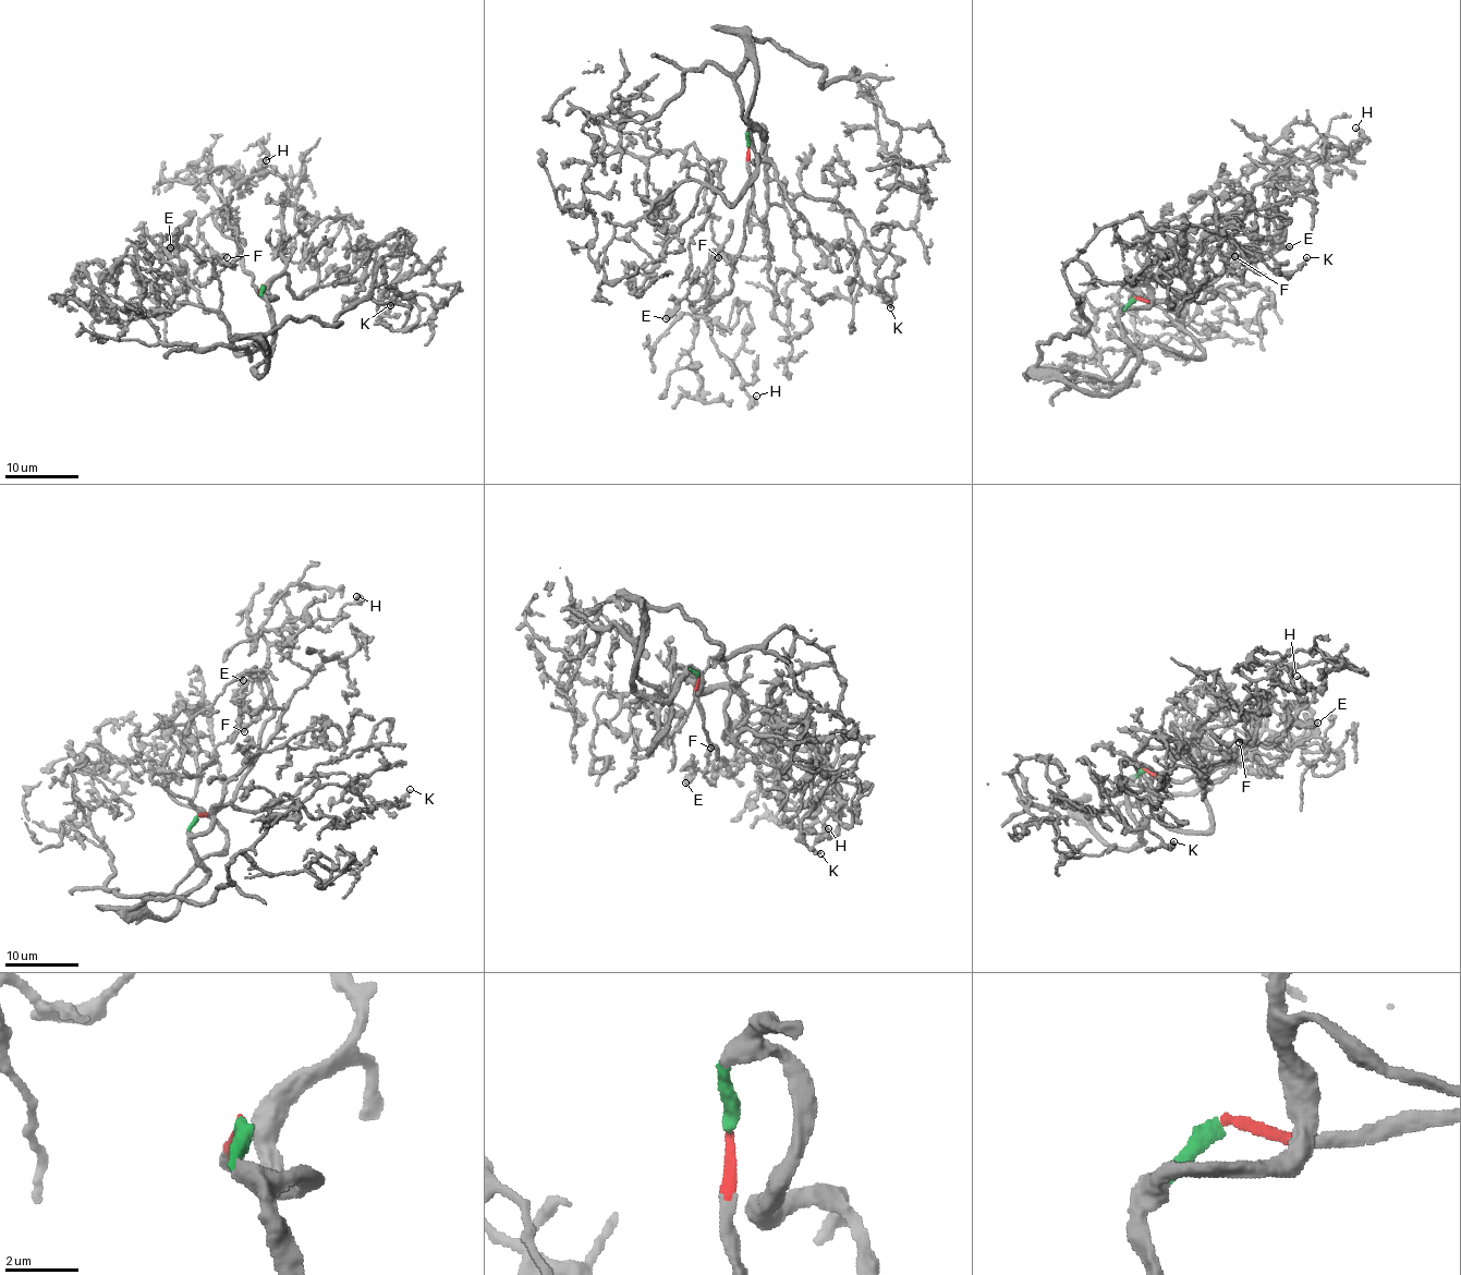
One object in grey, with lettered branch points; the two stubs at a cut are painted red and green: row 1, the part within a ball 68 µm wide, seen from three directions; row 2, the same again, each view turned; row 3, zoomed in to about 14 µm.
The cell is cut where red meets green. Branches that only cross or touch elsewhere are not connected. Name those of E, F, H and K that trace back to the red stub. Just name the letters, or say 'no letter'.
E, F, H

